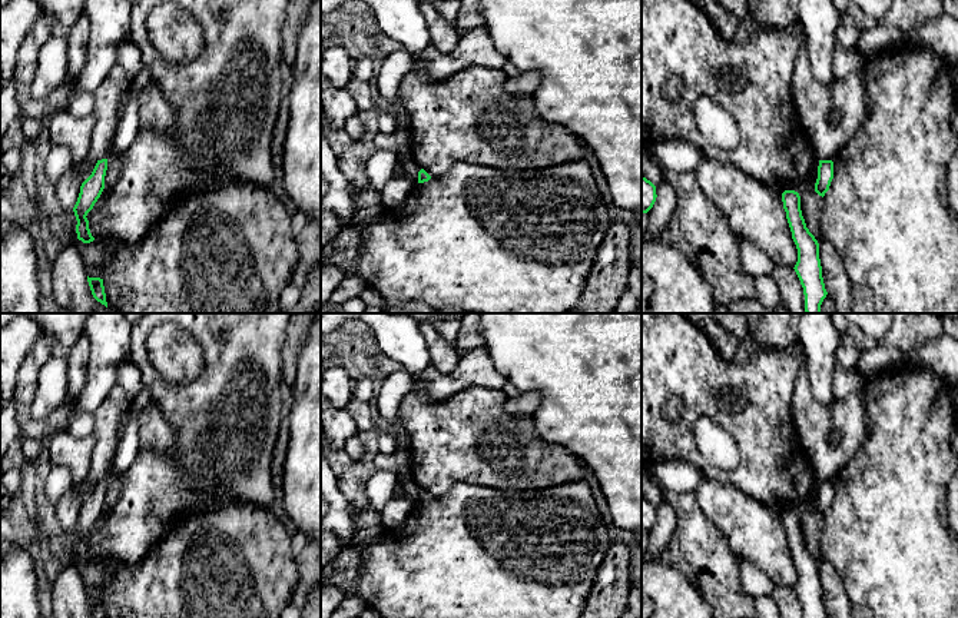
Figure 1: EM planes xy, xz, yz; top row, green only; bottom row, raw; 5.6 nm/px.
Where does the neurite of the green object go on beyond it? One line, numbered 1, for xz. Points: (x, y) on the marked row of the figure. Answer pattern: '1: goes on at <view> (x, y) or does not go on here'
1: does not go on here

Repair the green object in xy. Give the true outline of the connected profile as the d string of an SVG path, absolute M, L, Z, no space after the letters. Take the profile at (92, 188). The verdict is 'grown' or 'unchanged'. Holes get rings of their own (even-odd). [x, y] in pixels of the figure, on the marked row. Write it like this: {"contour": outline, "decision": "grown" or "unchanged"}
{"contour": "M107 159L97 160L92 175L82 183L77 202L73 207L77 225L77 239L83 243L90 243L95 237L89 229L87 213L93 209L105 189L105 176L107 170Z", "decision": "unchanged"}

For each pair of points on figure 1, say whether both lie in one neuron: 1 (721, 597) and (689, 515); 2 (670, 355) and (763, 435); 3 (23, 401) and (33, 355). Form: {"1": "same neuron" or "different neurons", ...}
{"1": "same neuron", "2": "same neuron", "3": "same neuron"}

